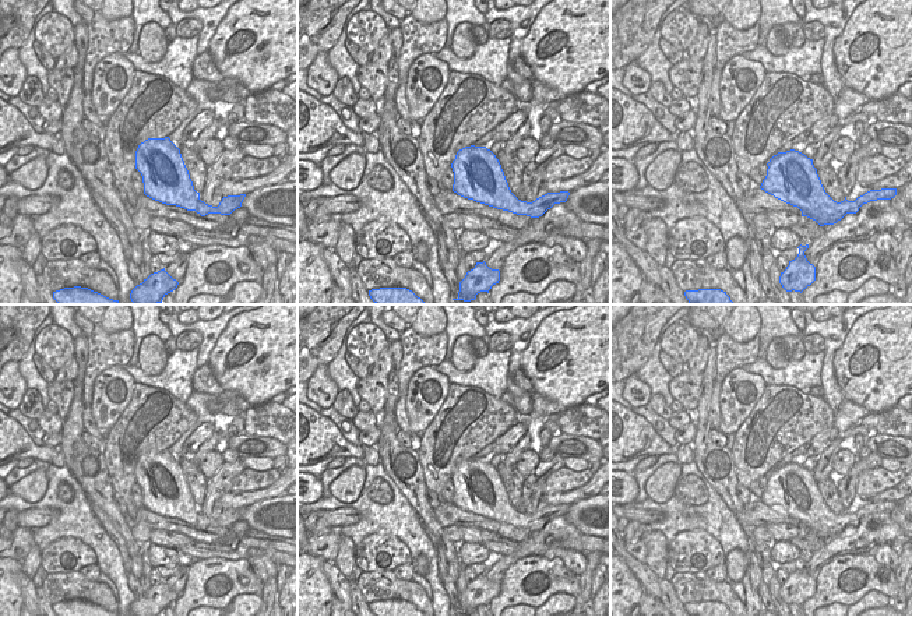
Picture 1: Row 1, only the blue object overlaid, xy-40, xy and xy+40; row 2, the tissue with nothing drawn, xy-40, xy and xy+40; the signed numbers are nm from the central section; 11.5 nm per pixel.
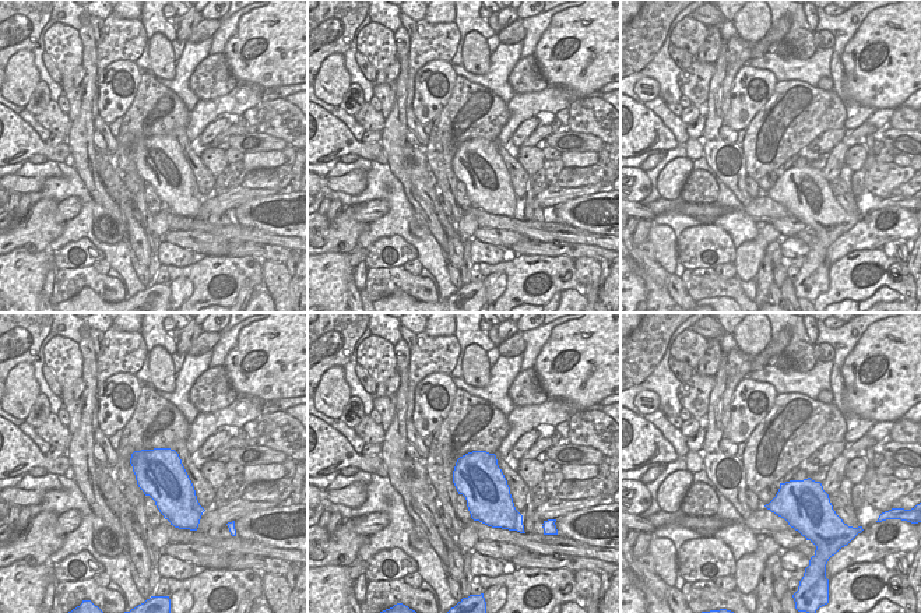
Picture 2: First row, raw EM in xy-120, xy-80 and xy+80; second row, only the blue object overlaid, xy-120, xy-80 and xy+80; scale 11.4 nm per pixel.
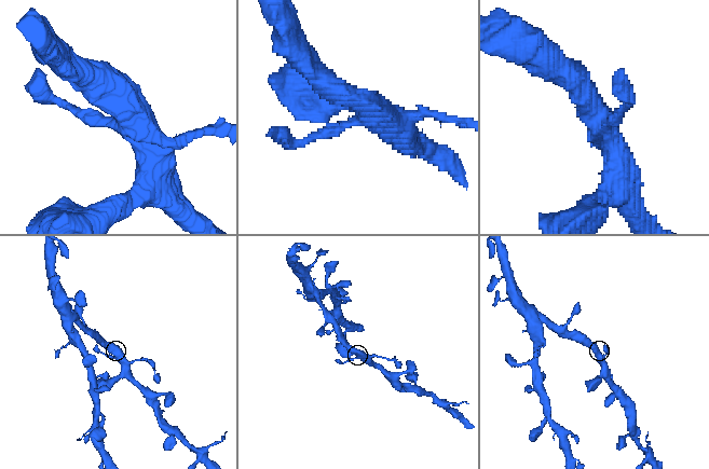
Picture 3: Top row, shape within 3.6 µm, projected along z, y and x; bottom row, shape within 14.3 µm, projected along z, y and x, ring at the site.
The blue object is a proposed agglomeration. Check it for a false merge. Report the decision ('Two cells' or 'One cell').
Two cells.

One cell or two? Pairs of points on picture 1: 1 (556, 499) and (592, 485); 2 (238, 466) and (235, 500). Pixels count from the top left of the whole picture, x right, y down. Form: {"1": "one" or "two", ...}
{"1": "one", "2": "two"}

